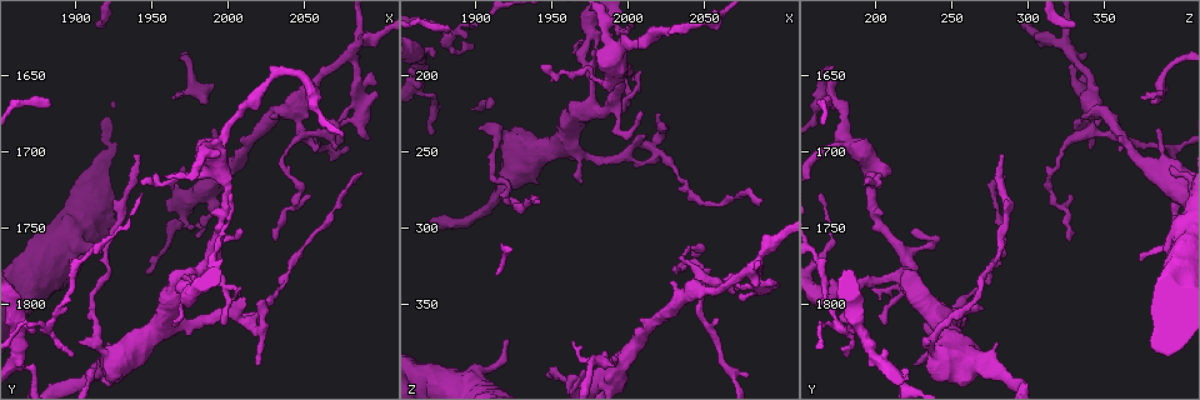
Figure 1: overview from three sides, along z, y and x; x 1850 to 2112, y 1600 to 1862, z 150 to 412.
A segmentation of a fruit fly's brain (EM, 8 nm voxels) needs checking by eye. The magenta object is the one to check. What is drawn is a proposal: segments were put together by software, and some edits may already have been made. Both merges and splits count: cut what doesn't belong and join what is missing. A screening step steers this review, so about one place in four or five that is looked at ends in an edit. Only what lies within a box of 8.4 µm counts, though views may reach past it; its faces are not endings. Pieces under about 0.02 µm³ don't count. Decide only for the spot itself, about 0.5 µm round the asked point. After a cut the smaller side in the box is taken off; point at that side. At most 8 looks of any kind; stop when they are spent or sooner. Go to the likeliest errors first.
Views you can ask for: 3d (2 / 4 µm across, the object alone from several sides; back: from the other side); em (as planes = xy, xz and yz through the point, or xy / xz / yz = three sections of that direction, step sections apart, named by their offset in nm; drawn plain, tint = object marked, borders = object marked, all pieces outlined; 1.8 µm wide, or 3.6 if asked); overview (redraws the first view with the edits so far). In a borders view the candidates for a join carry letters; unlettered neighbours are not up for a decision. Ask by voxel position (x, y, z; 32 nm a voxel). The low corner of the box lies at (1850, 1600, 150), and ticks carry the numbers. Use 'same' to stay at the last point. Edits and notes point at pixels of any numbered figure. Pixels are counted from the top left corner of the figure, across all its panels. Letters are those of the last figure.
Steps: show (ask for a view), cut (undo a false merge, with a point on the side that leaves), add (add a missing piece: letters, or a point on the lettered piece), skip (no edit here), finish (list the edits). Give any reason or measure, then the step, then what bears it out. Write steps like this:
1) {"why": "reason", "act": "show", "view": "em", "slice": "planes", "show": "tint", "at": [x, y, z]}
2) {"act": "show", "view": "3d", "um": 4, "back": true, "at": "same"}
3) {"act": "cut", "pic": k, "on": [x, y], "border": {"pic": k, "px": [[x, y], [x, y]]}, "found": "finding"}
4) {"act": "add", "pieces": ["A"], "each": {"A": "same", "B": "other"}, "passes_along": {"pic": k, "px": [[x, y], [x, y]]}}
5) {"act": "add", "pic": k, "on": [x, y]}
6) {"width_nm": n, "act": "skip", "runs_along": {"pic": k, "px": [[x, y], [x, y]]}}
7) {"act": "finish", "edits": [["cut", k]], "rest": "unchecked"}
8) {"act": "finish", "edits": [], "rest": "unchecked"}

{"why": "tapers out", "act": "show", "view": "em", "slice": "planes", "show": "borders", "at": [1988, 1688, 384]}

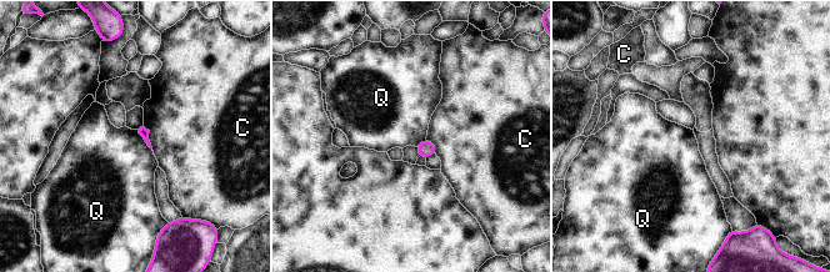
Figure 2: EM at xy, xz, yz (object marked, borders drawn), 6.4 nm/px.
{"act": "skip", "each": {"C": "other", "Q": "other"}, "border": {"pic": 2, "px": [[135, 130], [151, 149]]}, "found": "no lettered piece goes on from it"}

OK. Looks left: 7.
{"why": "four arms meet", "act": "show", "view": "em", "slice": "planes", "show": "tint", "at": [1974, 1784, 222]}

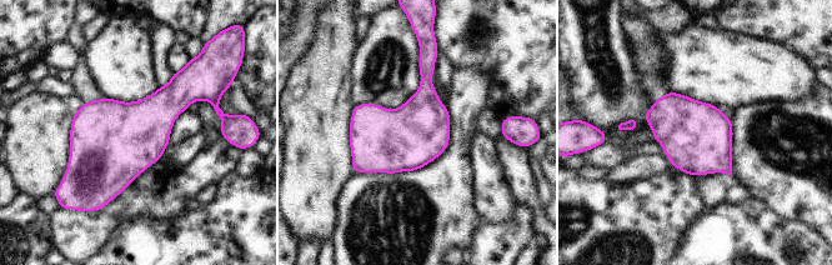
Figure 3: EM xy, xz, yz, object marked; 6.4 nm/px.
{"why": "what lies round it", "act": "show", "view": "em", "slice": "planes", "show": "borders", "at": "same"}

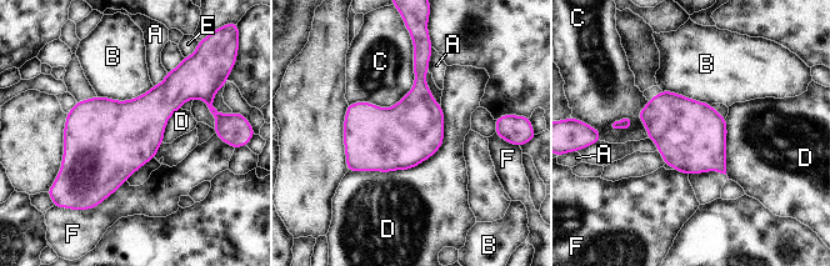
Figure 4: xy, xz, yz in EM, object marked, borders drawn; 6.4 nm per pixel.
{"width_nm": 420, "act": "skip", "each": {"A": "other", "B": "other", "C": "other", "D": "other", "E": "other", "F": "other"}, "border": {"pic": 4, "px": [[441, 106], [429, 157], [348, 171]]}, "found": "continuous, no second cell"}

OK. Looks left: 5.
{"why": "free end", "act": "show", "view": "em", "slice": "xz", "step": 16, "show": "borders", "at": [1896, 1832, 182]}

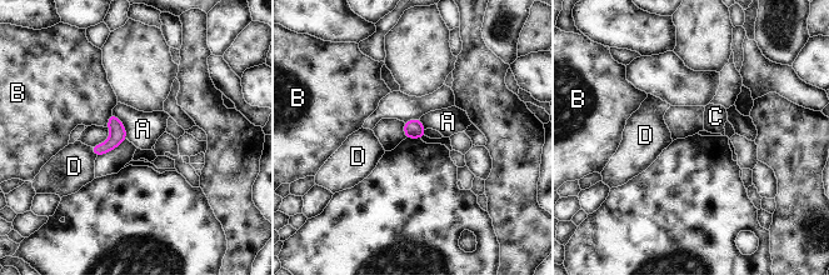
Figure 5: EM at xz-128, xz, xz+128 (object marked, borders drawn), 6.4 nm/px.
{"act": "skip", "each": {"A": "other", "B": "other", "C": "other", "D": "other"}, "border": {"pic": 5, "px": [[111, 113], [121, 121], [126, 138]]}, "found": "no lettered piece goes on from it"}

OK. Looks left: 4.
{"act": "finish", "edits": [], "rest": "unchecked"}

